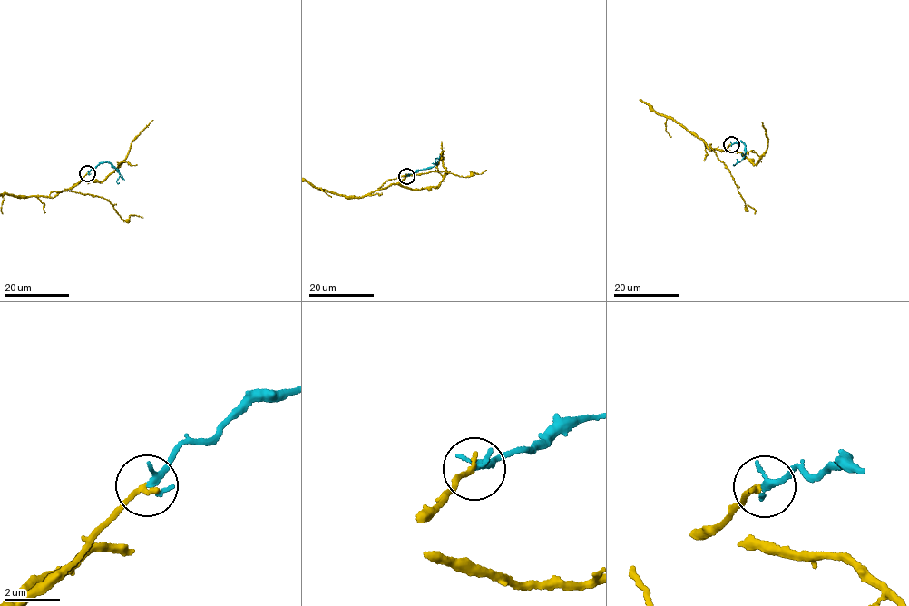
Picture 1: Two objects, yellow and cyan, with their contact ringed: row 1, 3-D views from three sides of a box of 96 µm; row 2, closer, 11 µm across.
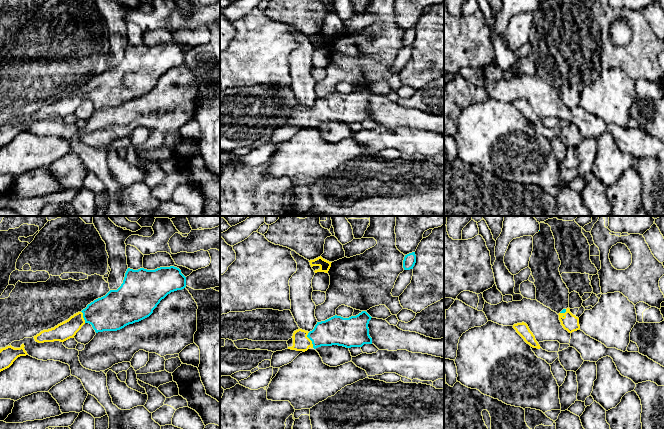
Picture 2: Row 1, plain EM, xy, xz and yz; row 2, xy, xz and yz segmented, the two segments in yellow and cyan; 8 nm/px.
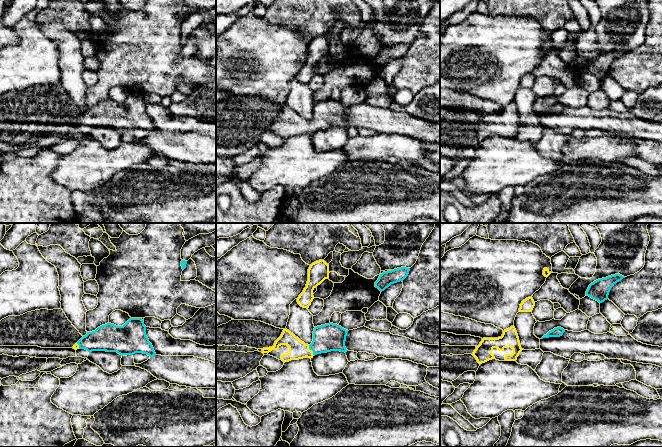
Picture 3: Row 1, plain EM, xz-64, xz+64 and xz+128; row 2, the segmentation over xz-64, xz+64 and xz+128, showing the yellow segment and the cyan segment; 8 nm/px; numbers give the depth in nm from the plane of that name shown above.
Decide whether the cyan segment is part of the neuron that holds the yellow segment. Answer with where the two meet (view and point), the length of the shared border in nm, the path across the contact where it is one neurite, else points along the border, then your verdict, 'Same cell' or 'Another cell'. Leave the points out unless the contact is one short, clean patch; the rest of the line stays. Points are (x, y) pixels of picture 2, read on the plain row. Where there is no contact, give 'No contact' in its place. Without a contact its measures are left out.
Touches yellow at xz (310, 116). Shared border 130 nm. Path across: xz (301, 118), (303, 116), (310, 116), (336, 106). Same cell

